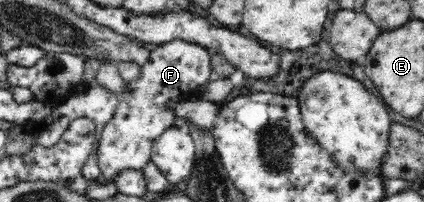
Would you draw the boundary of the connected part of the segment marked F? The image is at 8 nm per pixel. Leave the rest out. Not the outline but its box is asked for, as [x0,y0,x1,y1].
[95,39,213,181]

